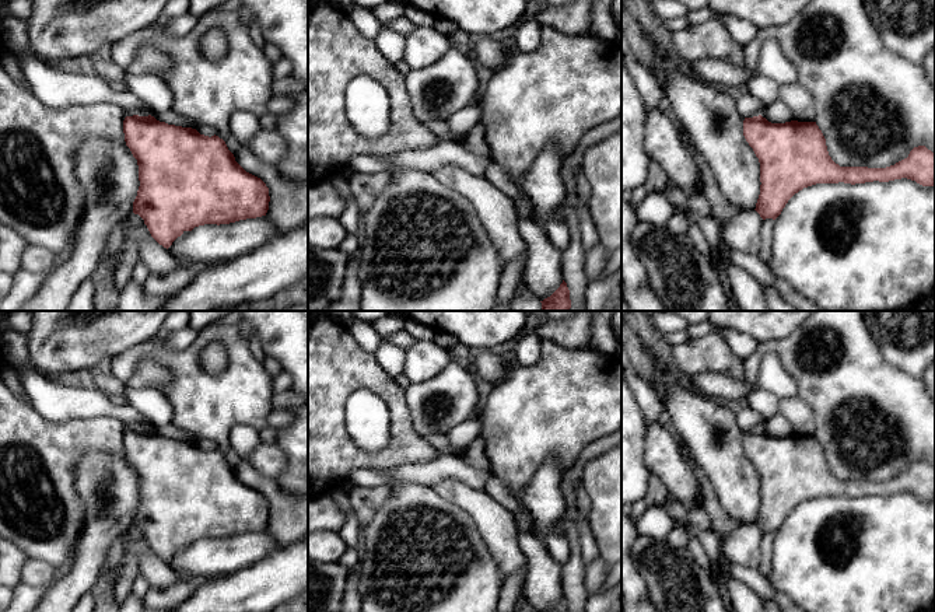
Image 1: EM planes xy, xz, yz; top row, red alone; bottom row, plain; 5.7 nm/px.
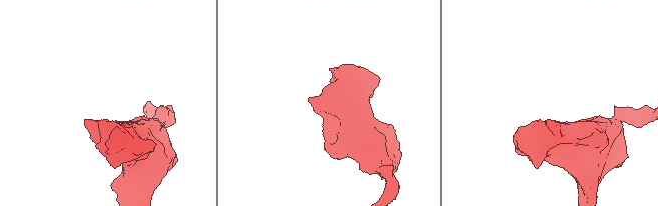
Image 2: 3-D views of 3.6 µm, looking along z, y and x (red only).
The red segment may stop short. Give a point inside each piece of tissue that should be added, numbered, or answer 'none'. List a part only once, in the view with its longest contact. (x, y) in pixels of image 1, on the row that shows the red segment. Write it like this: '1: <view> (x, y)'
none

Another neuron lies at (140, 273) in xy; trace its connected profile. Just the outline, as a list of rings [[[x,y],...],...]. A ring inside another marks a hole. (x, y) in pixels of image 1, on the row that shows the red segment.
[[[139,259],[136,265],[133,266],[132,280],[139,284],[144,284],[148,276],[150,276],[150,272],[148,272],[147,265]]]

